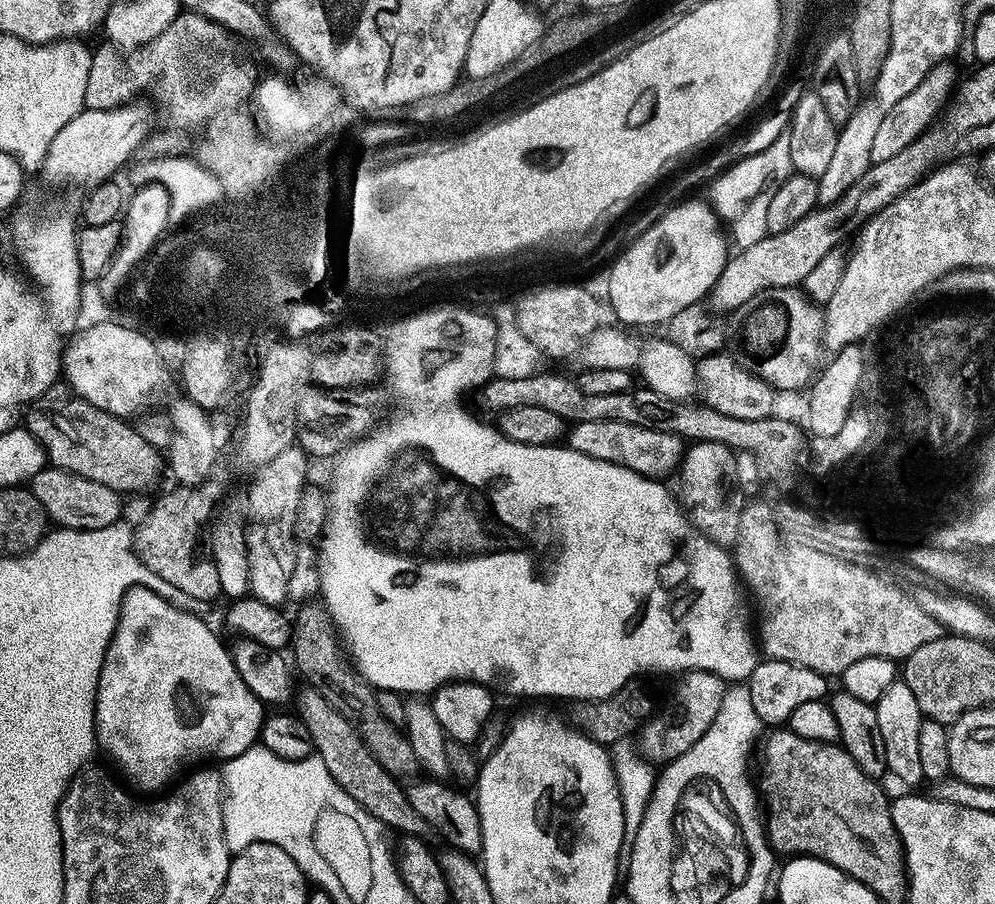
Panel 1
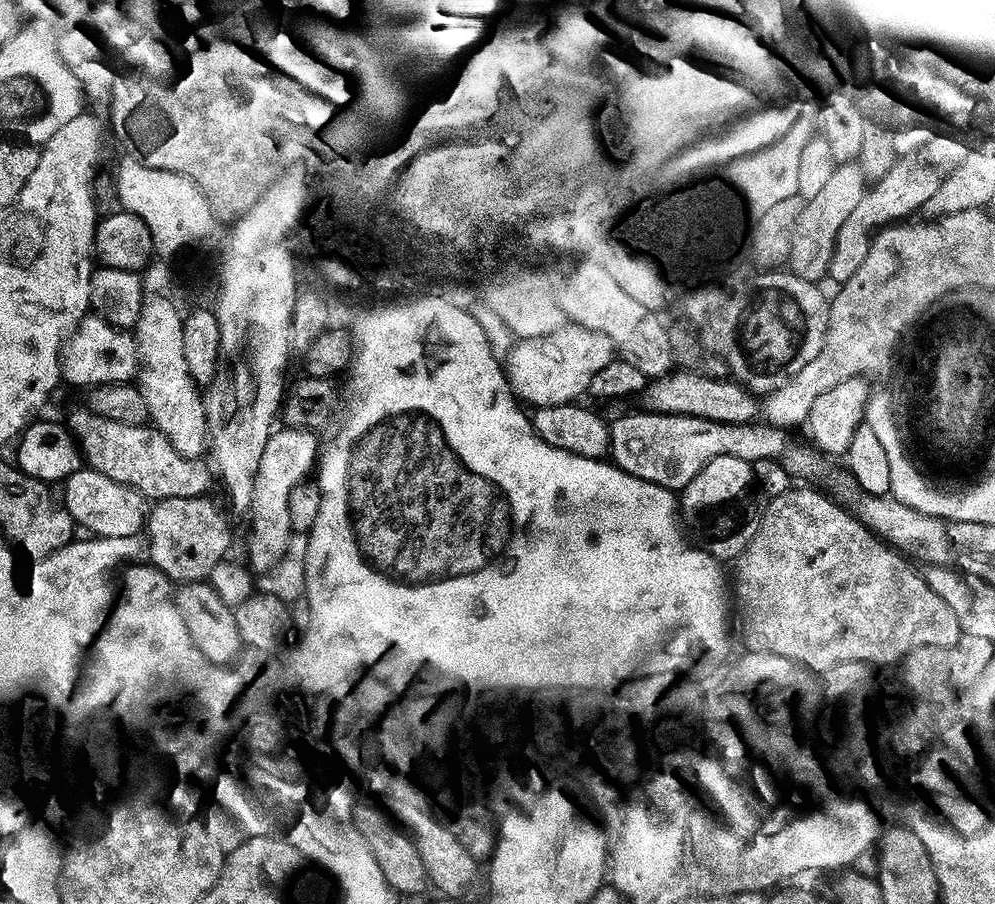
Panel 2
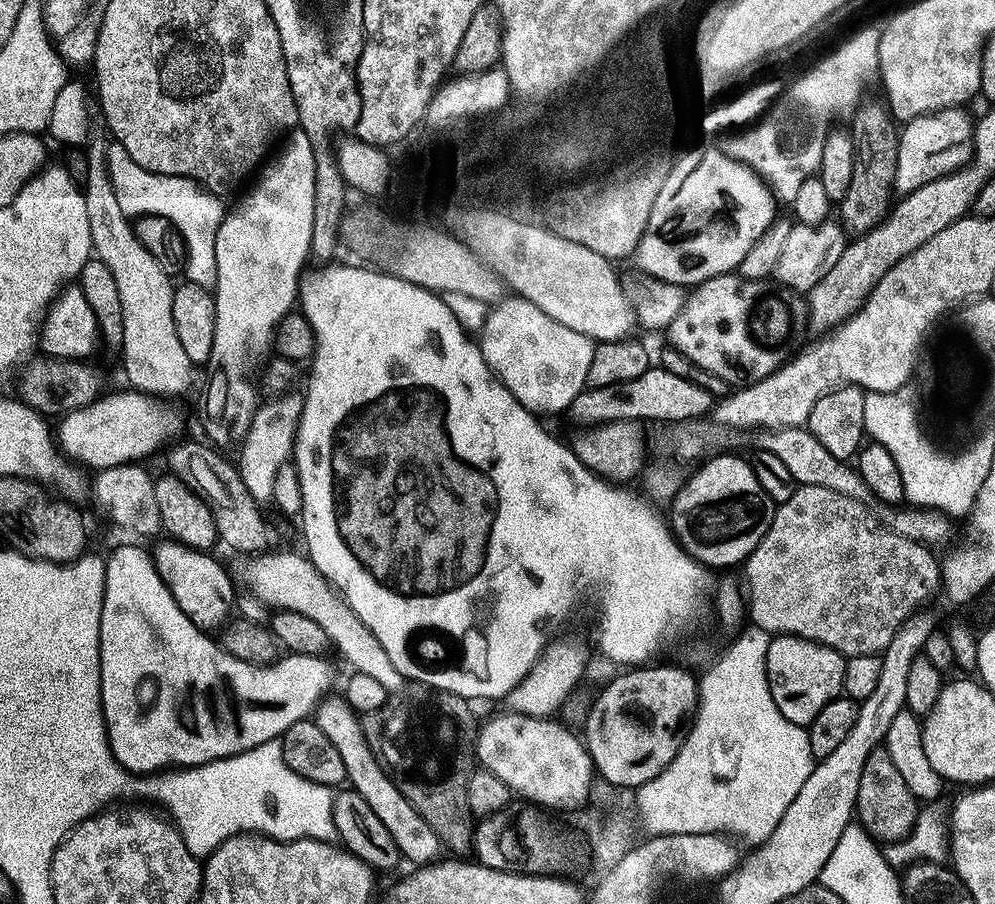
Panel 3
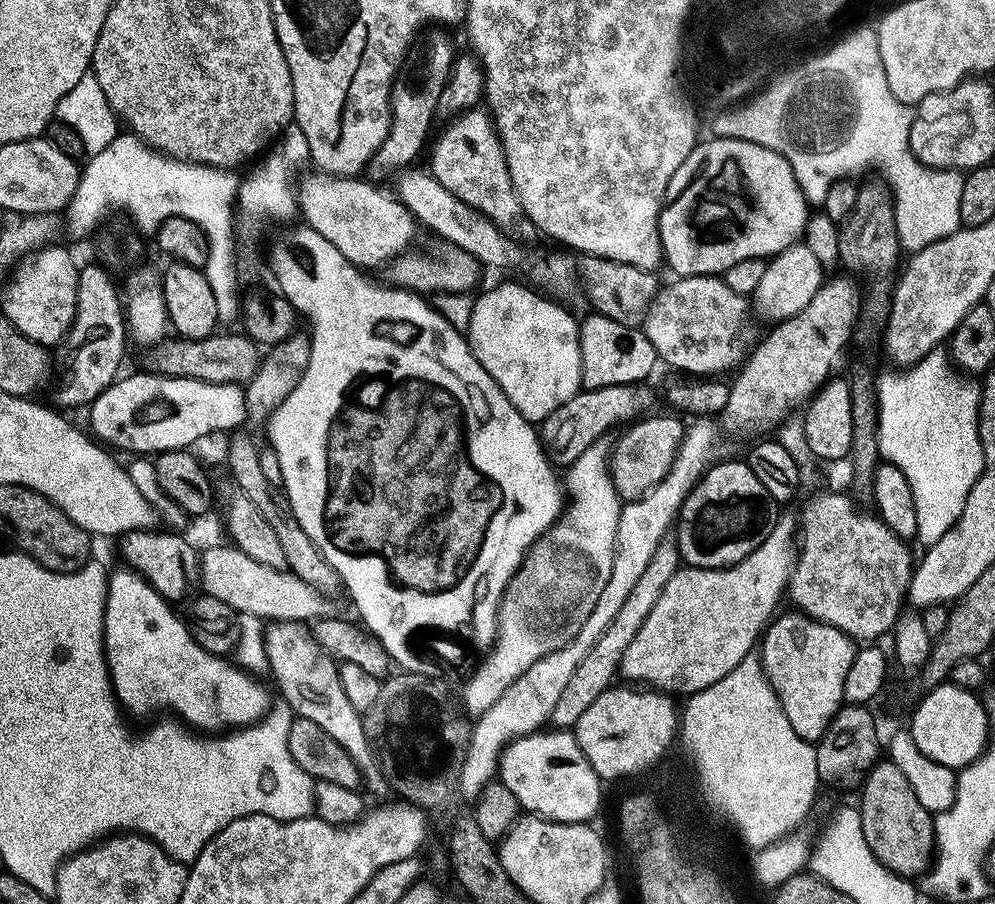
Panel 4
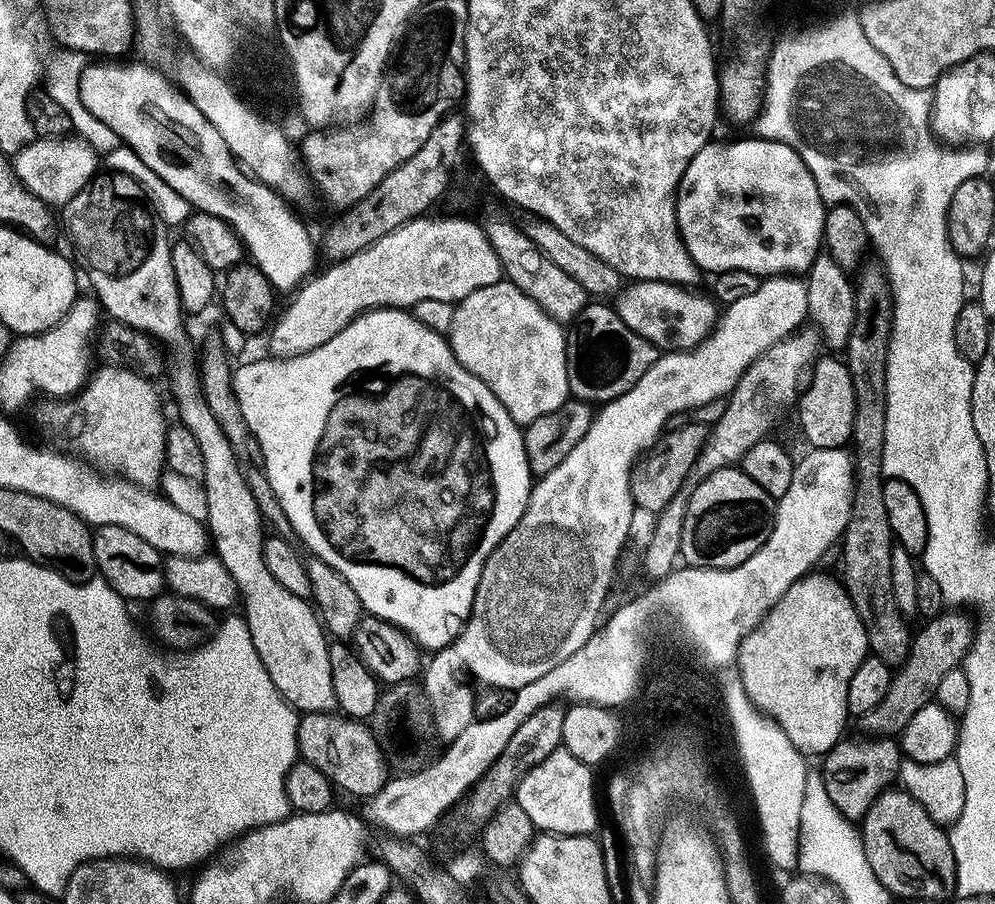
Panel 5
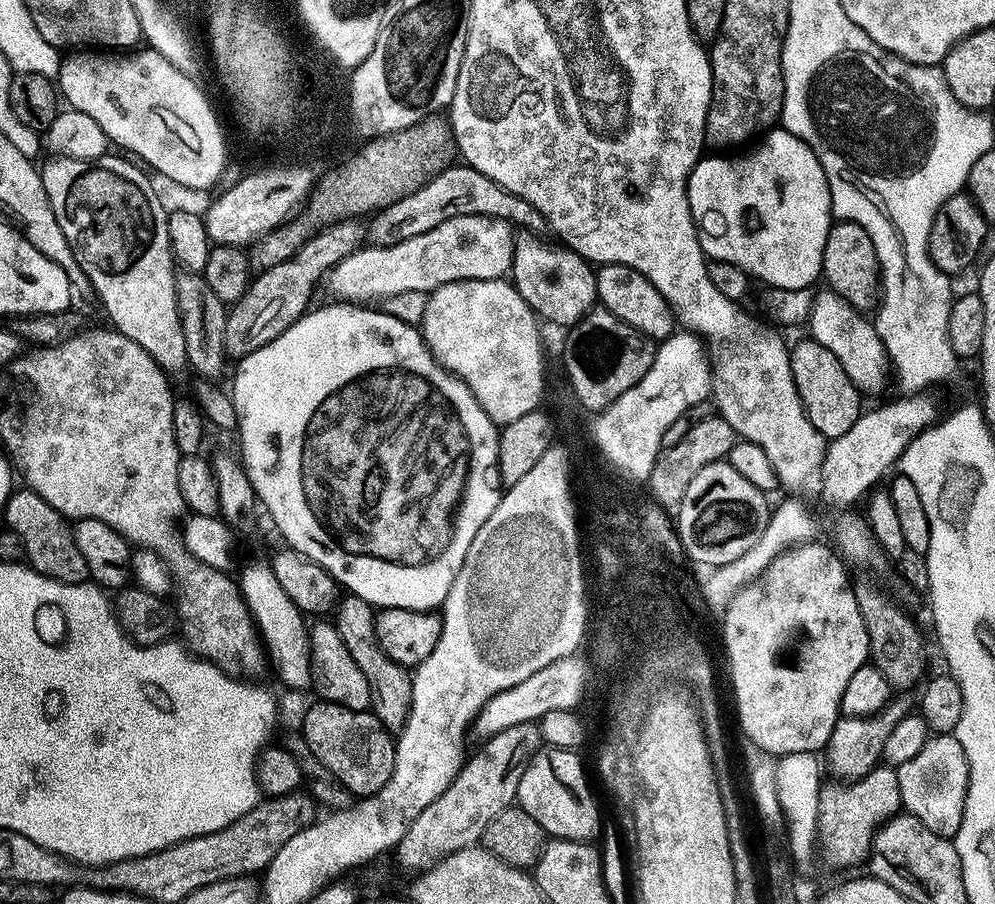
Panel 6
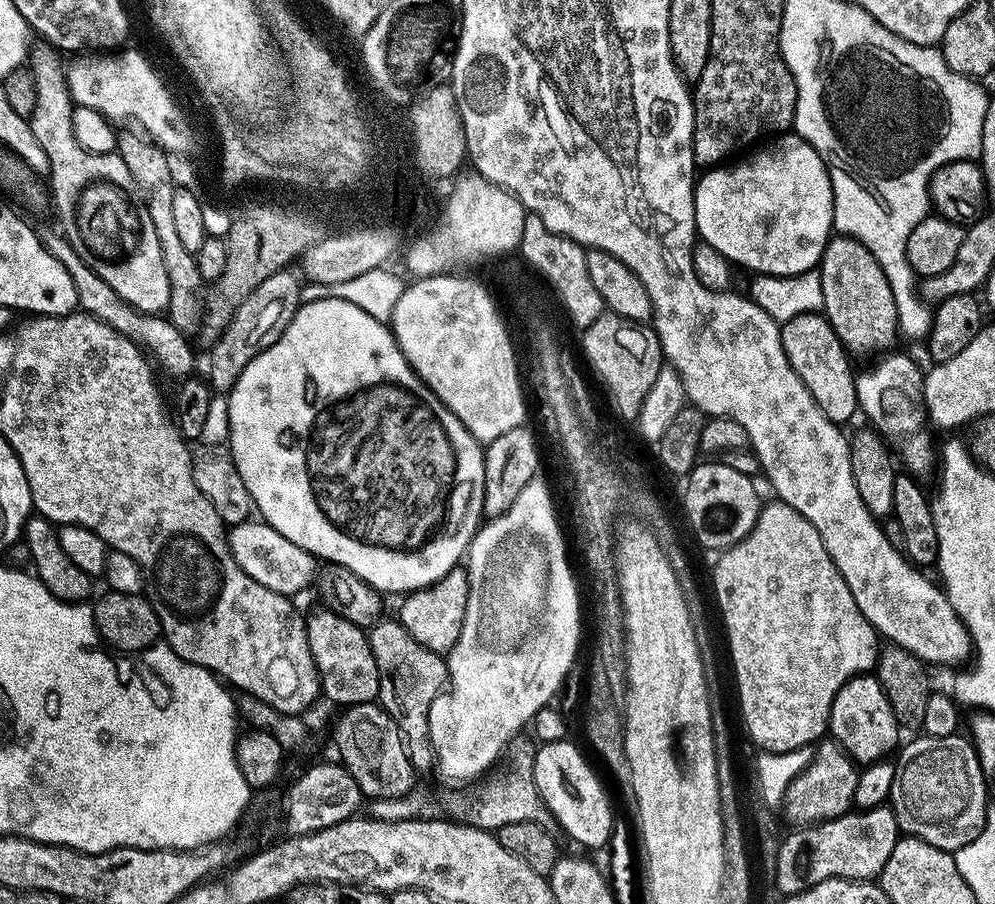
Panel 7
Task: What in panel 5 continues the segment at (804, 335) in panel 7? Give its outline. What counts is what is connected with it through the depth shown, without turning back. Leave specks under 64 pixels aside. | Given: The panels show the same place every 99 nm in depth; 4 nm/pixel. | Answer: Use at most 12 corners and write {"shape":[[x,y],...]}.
{"shape":[[817,359],[798,397],[809,449],[842,448],[854,430],[843,359]]}

